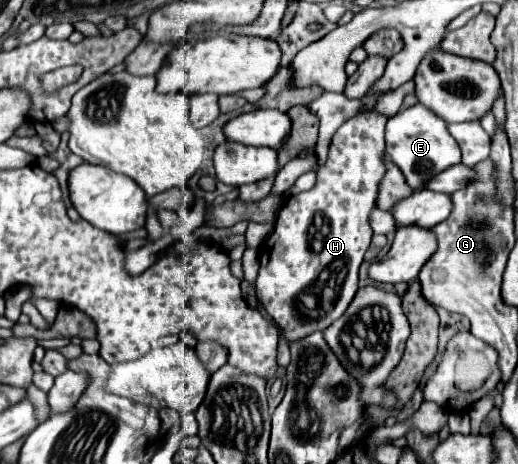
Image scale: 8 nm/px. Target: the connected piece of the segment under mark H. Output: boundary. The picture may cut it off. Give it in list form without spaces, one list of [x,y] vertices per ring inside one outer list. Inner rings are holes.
[[[368,110],[360,112],[338,128],[338,132],[334,134],[334,144],[330,144],[326,164],[316,168],[316,184],[306,192],[290,196],[276,218],[274,232],[268,236],[264,250],[260,250],[260,274],[256,280],[256,294],[266,312],[284,328],[288,342],[304,338],[314,330],[328,328],[336,318],[344,314],[358,290],[358,268],[374,234],[370,228],[370,214],[376,208],[378,188],[382,176],[386,174],[384,134],[388,120],[388,116]],[[308,294],[314,294],[316,302],[306,302],[308,306],[304,306],[304,298]]]

